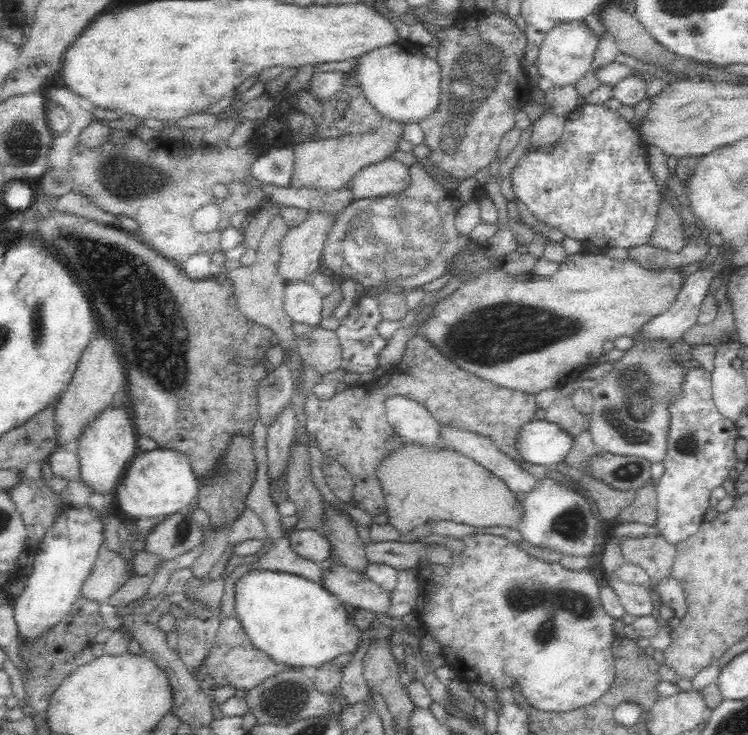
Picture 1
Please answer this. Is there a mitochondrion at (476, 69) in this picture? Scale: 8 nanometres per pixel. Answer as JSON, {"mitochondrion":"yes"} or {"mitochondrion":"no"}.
{"mitochondrion":"yes"}

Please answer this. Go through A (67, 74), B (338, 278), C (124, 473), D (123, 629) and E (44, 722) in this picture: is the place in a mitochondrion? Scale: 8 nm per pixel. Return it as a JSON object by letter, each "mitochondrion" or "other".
{"A":"other","B":"other","C":"other","D":"other","E":"other"}

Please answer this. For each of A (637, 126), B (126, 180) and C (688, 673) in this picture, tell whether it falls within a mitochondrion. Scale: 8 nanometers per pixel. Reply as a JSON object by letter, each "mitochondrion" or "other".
{"A":"other","B":"mitochondrion","C":"other"}

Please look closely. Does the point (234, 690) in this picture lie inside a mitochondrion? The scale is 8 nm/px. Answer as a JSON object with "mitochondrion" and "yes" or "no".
{"mitochondrion":"no"}

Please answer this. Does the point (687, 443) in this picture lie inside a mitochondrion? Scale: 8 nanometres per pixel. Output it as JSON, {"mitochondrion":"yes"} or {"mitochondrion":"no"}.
{"mitochondrion":"yes"}

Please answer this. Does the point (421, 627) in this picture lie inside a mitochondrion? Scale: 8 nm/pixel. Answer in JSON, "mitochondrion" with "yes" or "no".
{"mitochondrion":"no"}

